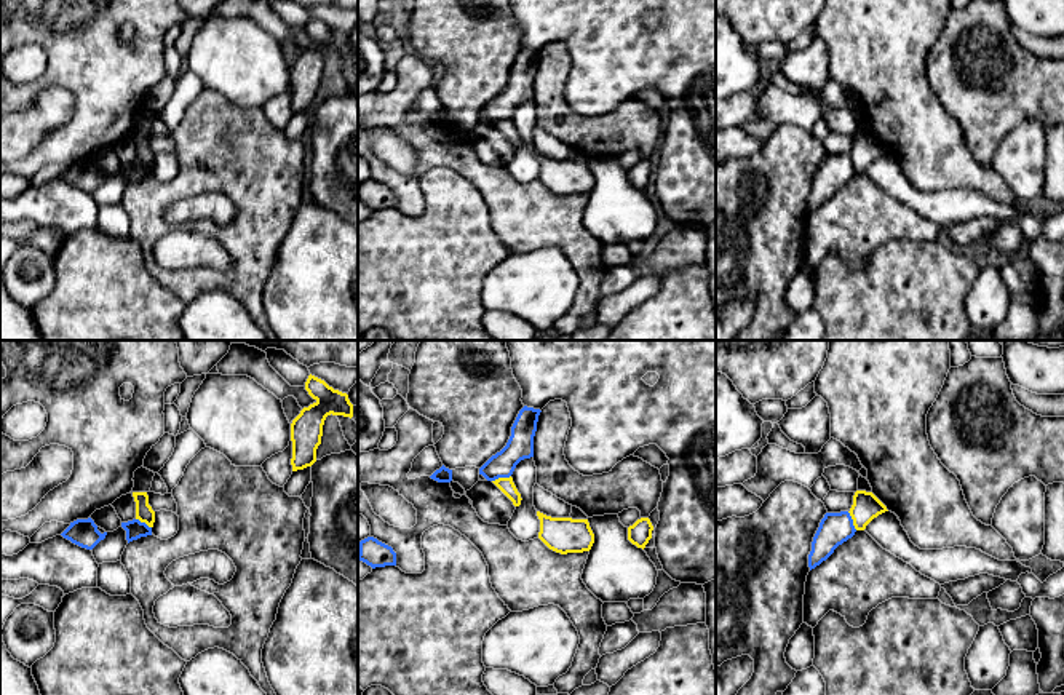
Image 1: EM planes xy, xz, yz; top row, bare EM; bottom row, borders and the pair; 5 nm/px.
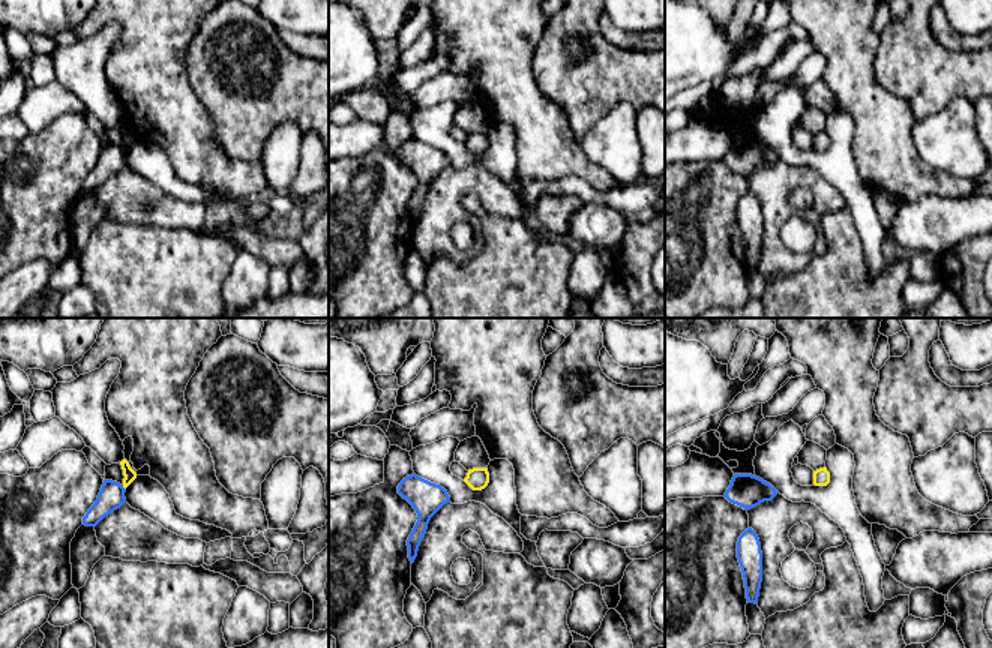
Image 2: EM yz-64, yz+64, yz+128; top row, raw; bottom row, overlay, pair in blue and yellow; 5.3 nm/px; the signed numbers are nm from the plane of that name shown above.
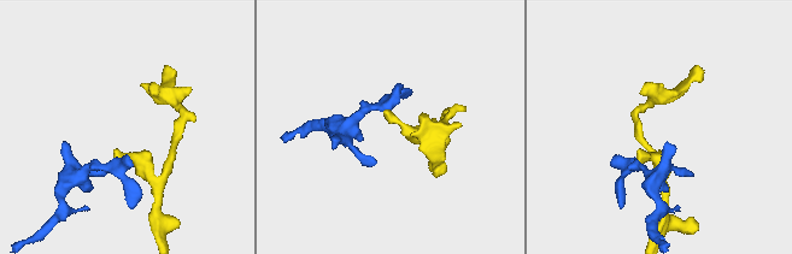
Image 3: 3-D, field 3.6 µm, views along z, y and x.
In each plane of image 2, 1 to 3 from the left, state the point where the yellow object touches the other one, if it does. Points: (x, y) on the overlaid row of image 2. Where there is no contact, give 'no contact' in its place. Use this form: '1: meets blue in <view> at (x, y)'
1: meets blue in yz-64 at (123, 488)
2: no contact
3: no contact

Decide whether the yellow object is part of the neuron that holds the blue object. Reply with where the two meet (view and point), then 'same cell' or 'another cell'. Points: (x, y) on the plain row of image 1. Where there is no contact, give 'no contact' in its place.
meets blue in xz at (500, 119); another cell

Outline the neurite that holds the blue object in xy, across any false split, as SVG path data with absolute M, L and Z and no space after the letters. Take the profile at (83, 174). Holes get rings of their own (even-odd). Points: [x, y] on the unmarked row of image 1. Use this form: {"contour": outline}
{"contour": "M88 160L70 165L61 177L81 190L93 192L107 174L101 176L94 163Z"}

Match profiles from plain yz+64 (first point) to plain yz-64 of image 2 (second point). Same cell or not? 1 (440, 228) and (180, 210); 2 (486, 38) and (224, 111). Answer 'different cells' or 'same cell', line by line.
1: same cell
2: different cells

